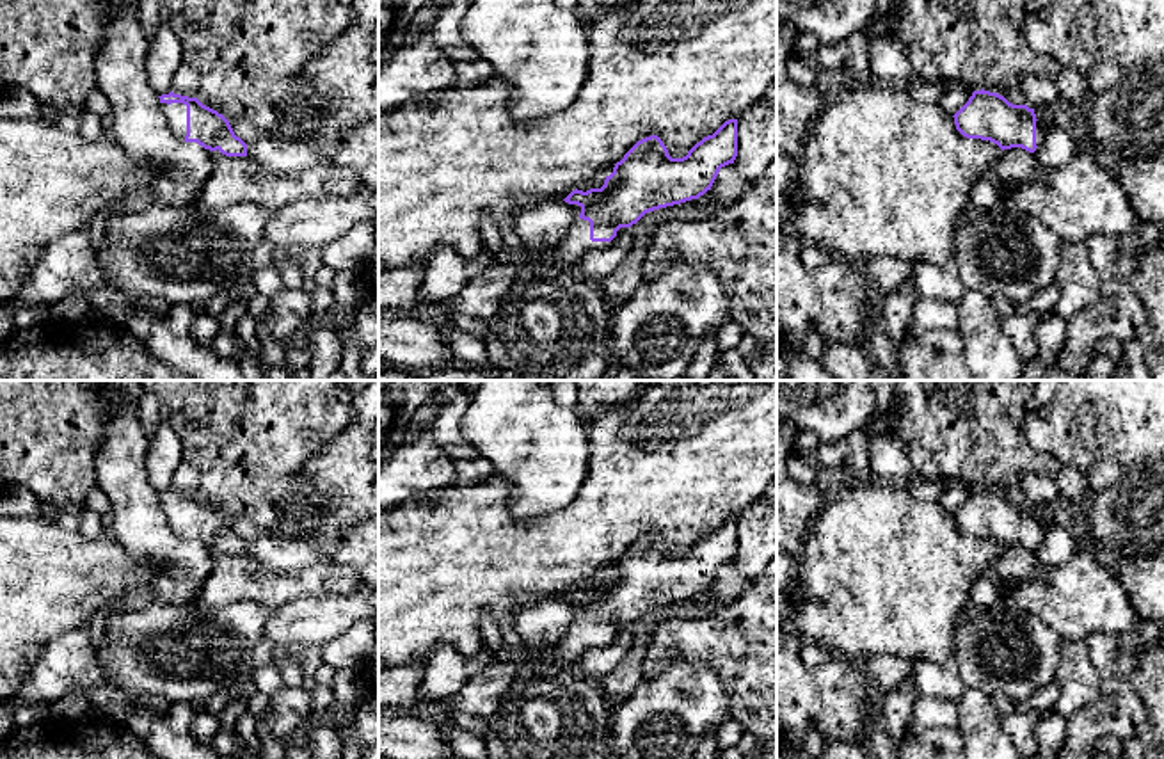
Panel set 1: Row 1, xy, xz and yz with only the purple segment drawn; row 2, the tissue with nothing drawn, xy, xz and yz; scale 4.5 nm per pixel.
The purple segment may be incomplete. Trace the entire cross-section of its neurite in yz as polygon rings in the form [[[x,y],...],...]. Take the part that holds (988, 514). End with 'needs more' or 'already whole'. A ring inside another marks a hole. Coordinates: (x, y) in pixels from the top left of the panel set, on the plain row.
[[[974,489],[969,499],[953,514],[956,528],[967,537],[997,542],[1002,549],[1022,546],[1034,551],[1043,539],[1047,510],[1013,503],[990,489]]]; needs more

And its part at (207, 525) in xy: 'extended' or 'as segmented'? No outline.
extended

